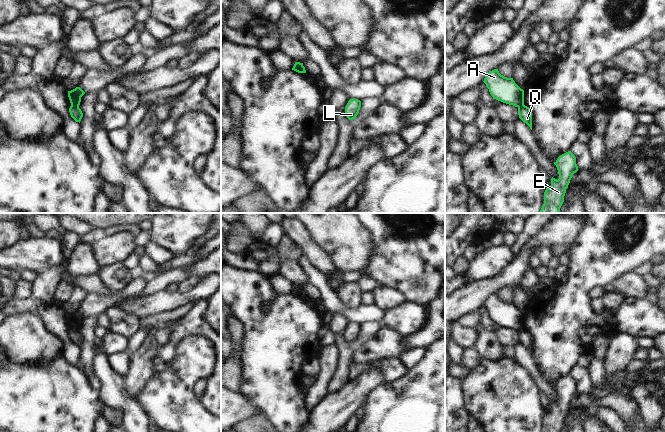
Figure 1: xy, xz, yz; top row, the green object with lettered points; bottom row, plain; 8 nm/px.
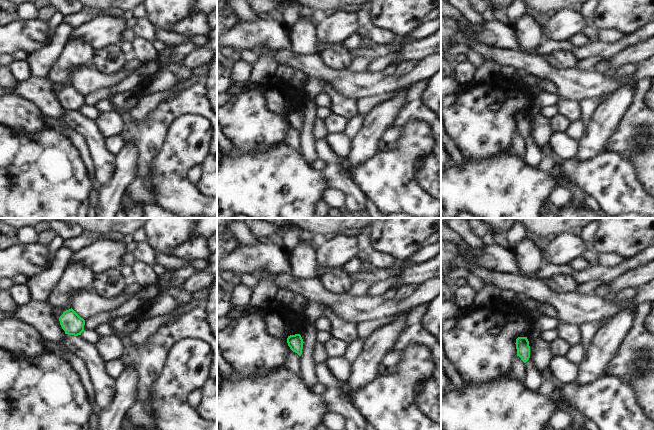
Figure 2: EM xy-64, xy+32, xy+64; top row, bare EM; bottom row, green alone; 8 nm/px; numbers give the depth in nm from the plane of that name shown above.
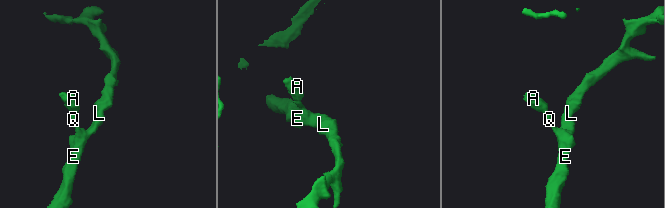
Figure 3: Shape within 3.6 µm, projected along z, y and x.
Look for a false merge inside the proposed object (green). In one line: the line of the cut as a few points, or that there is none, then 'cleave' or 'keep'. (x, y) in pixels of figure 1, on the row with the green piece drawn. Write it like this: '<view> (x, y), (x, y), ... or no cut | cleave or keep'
xy (71, 104), (78, 106) | cleave

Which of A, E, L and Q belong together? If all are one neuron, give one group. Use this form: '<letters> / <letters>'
A / E L Q

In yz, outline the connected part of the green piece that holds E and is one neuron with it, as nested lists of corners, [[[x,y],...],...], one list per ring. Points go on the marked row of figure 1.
[[[571,151],[560,155],[554,164],[557,167],[559,179],[551,178],[551,186],[544,192],[544,204],[540,213],[560,213],[566,189],[573,174],[578,171],[576,157]]]

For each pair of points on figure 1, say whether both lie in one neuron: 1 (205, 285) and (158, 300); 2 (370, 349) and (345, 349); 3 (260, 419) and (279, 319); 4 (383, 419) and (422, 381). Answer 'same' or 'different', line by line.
1: same
2: different
3: different
4: same

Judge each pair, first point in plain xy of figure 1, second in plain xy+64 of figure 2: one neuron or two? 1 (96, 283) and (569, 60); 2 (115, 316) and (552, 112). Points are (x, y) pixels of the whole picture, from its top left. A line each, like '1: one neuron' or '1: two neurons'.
1: two neurons
2: two neurons

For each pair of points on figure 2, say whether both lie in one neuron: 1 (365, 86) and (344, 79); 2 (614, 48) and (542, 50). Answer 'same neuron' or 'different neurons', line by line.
1: same neuron
2: same neuron

